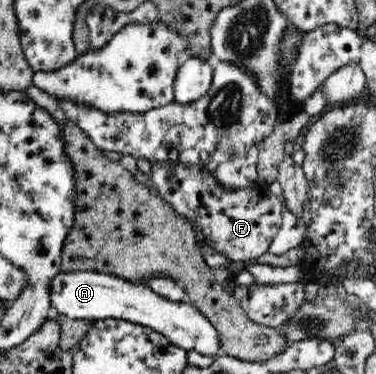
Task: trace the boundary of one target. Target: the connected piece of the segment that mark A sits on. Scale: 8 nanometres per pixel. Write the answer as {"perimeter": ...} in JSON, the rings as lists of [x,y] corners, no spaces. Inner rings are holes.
{"perimeter":[[[97,271],[59,272],[49,284],[51,319],[61,320],[61,315],[75,320],[101,320],[112,318],[128,320],[161,333],[173,344],[186,351],[195,351],[205,356],[224,354],[217,329],[211,321],[190,302],[173,302],[157,294],[144,282],[127,279]]]}

